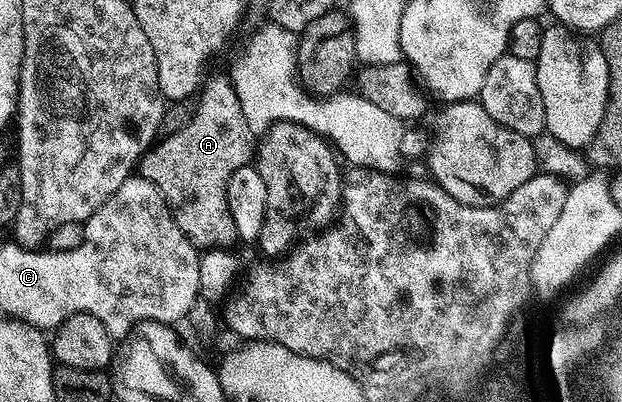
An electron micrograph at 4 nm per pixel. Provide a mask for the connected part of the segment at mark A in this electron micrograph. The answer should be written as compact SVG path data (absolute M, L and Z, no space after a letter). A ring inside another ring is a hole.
M215 76L210 80L211 77L198 93L197 114L193 114L193 118L189 118L189 122L181 126L181 130L163 136L158 143L148 148L137 165L138 175L157 186L169 206L171 217L175 219L177 226L181 226L185 238L189 238L189 242L200 250L230 249L233 245L231 243L236 243L236 227L233 226L233 218L227 209L227 183L233 170L248 167L250 160L247 159L250 156L252 159L253 156L253 133L249 130L247 119L241 110L234 83L223 76Z

